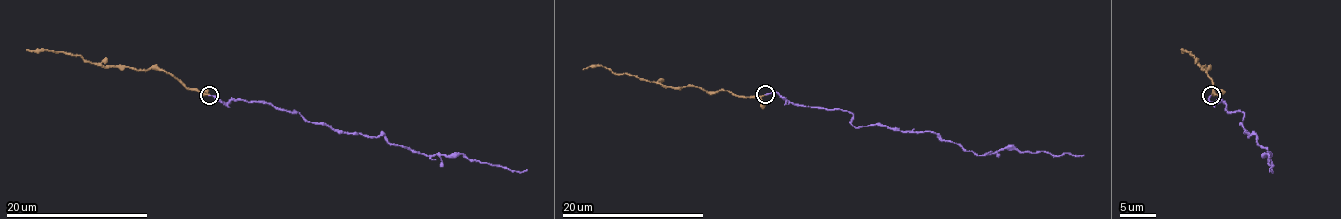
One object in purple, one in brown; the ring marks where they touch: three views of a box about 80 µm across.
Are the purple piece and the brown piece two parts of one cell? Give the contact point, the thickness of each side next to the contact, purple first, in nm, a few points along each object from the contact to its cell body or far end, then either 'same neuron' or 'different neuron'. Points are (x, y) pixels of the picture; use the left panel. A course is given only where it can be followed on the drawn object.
at (209, 95); 160 nm thick on the purple side, 160 nm on the other; purple runs (209, 96), (271, 103), (335, 130), (384, 135), (422, 154), (527, 169); brown runs (209, 96), (185, 89), (159, 69), (106, 67), (84, 60), (79, 55), (26, 50); same neuron

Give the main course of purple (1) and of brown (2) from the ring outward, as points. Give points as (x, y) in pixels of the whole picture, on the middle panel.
1: (765, 94), (777, 92), (795, 104), (847, 110), (856, 127), (934, 131), (978, 156), (1017, 149), (1083, 154)
2: (765, 95), (742, 97), (726, 90), (662, 87), (635, 76), (614, 74), (600, 65), (582, 69)

